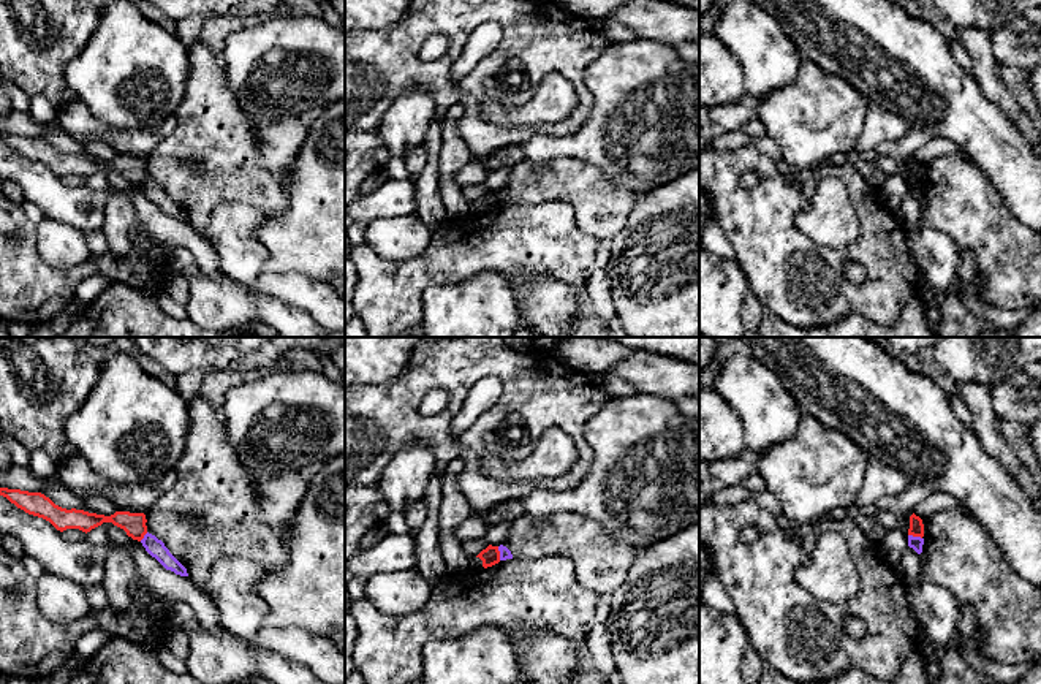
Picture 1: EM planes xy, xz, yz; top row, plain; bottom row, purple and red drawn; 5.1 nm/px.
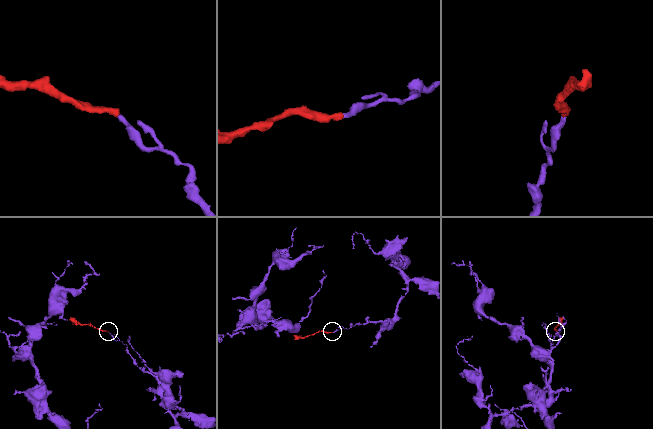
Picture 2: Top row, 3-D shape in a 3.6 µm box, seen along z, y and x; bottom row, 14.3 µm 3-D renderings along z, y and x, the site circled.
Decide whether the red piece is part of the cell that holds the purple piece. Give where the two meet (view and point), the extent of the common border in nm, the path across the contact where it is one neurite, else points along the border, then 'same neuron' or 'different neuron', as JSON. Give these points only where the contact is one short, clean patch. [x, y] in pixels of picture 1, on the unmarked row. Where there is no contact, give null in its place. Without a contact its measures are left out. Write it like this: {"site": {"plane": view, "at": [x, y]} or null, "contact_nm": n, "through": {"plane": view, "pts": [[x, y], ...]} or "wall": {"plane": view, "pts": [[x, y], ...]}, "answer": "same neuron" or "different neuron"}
{"site": {"plane": "xz", "at": [500, 198]}, "contact_nm": 70, "wall": {"plane": "xz", "pts": [[497, 192], [500, 205]]}, "answer": "different neuron"}

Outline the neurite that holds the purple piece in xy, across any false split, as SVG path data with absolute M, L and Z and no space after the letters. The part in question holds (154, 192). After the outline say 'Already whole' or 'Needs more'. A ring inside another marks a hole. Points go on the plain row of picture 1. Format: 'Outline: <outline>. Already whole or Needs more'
Outline: M146 179L141 185L146 196L155 203L166 215L174 217L180 222L188 222L187 214L169 198L161 185L152 179Z. Already whole

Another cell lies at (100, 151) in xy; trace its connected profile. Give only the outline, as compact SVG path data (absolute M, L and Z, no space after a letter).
M87 141L82 144L82 147L85 149L87 154L90 154L97 160L111 162L117 157L114 149L109 144L106 144L104 141L103 142Z

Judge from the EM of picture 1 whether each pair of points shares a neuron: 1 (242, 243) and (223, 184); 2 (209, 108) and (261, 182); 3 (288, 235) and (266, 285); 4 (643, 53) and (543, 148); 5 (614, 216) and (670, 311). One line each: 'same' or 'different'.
1: different
2: same
3: different
4: same
5: different

